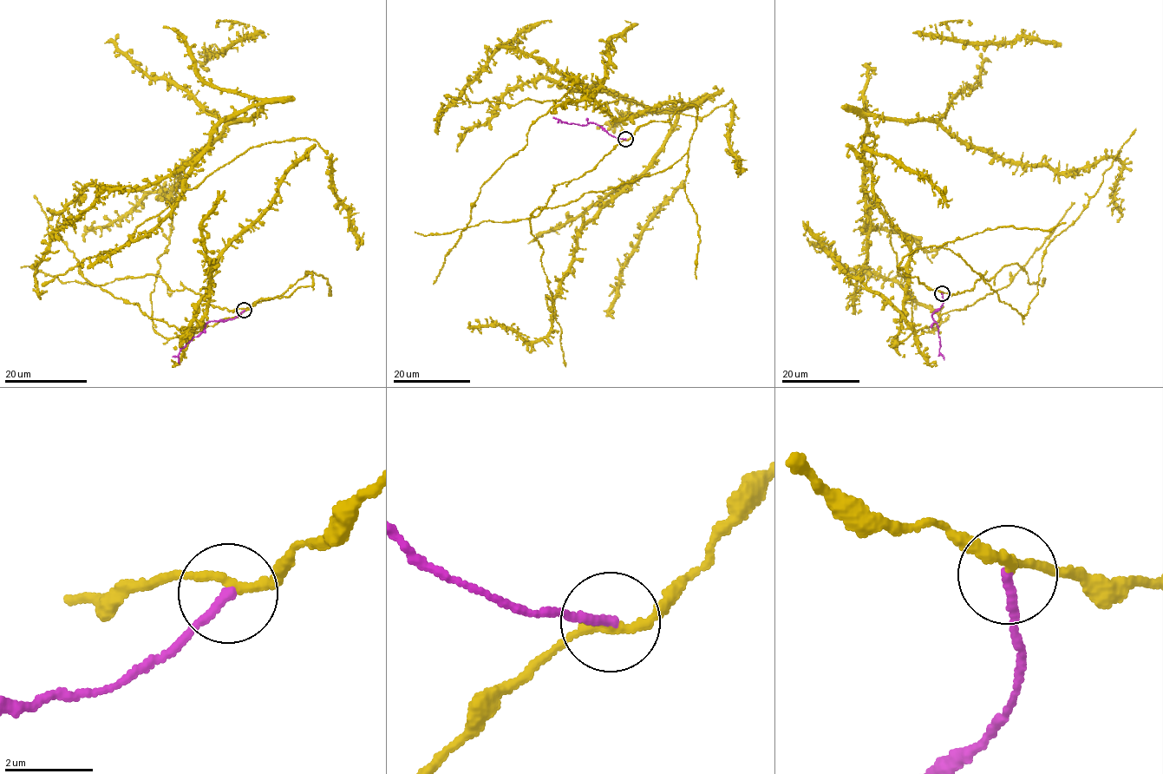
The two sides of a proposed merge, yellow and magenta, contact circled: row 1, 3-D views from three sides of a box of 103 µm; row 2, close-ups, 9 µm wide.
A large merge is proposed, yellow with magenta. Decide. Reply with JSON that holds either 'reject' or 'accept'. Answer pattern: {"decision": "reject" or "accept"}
{"decision": "reject"}

